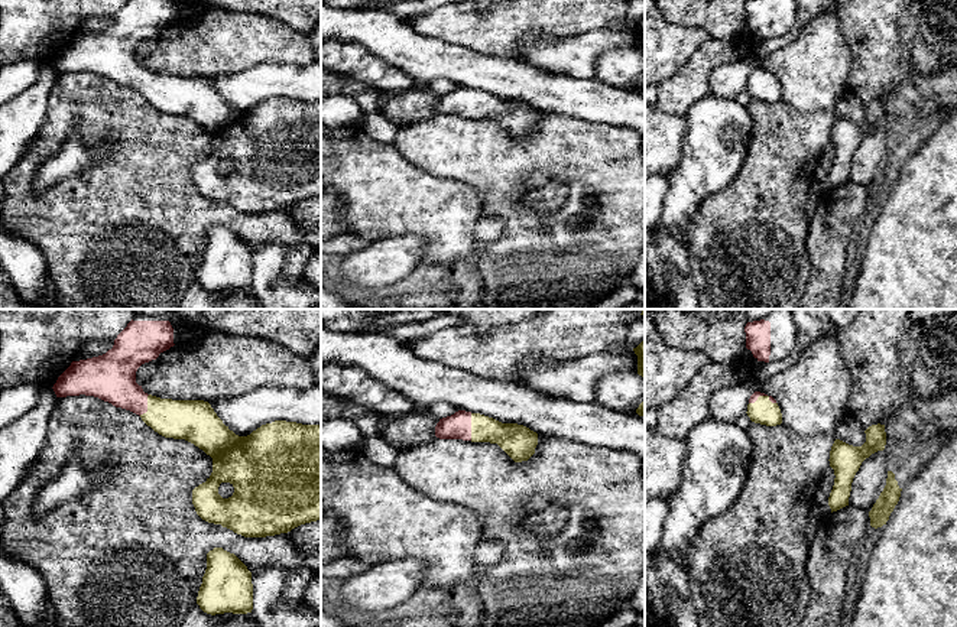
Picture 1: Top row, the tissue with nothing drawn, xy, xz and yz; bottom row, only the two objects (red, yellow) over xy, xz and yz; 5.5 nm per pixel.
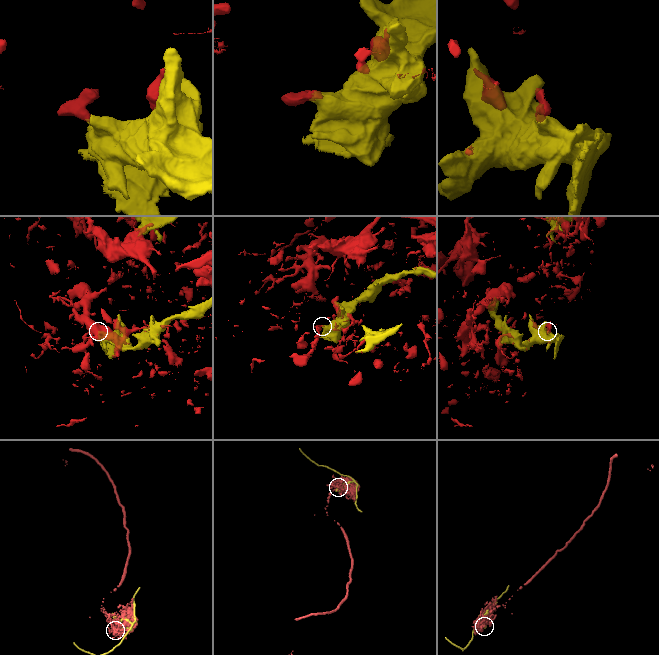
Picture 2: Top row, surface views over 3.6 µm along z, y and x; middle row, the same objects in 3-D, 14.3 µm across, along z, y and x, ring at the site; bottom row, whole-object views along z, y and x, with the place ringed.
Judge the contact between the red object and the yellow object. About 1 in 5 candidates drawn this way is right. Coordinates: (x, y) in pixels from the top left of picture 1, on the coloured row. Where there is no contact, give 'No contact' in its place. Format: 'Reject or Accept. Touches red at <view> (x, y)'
Reject. Touches red at xz (470, 426)

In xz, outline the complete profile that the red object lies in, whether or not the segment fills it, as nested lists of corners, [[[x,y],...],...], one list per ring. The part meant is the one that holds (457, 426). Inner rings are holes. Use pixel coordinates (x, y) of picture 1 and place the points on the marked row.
[[[458,410],[439,419],[435,426],[435,436],[439,439],[471,441],[471,412]]]

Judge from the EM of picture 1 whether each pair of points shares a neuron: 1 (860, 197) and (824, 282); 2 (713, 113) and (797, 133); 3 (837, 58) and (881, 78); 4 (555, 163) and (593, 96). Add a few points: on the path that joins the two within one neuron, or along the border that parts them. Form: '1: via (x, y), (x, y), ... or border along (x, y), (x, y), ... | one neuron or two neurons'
1: via (839, 218), (827, 239), (827, 260) | one neuron
2: border along (748, 107), (752, 122), (752, 137), (745, 156) | two neurons
3: border along (842, 31), (850, 54), (850, 74), (846, 90) | two neurons
4: border along (547, 111), (590, 122), (610, 123), (613, 126) | two neurons

